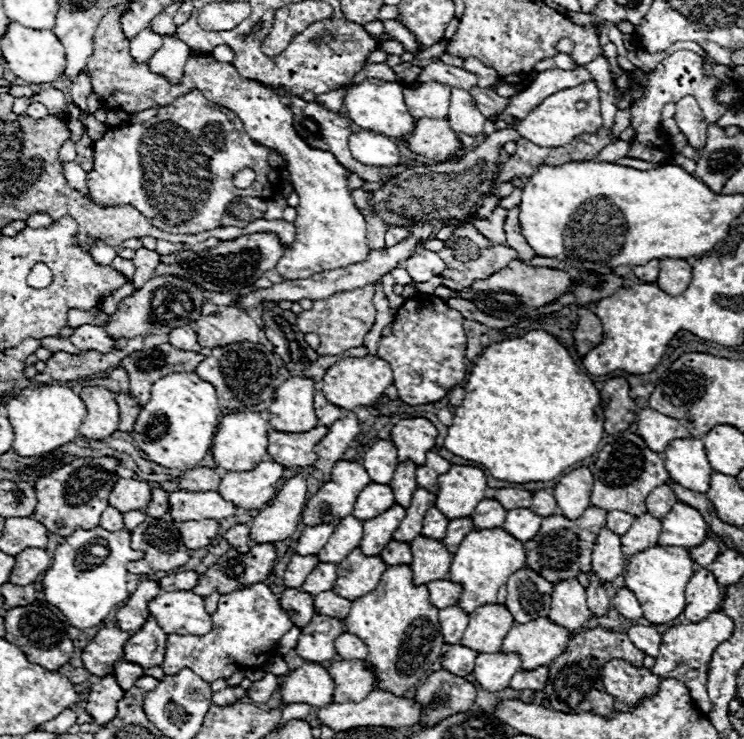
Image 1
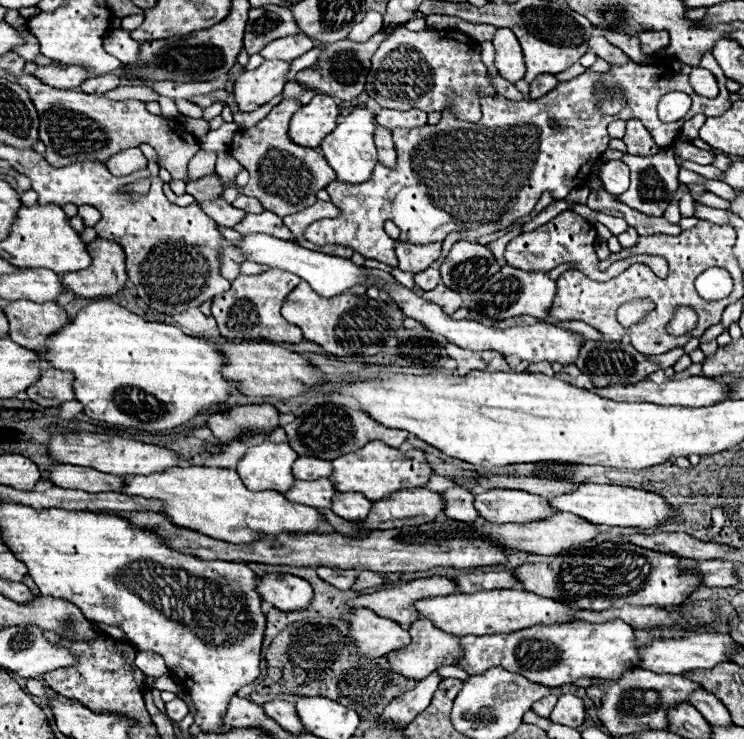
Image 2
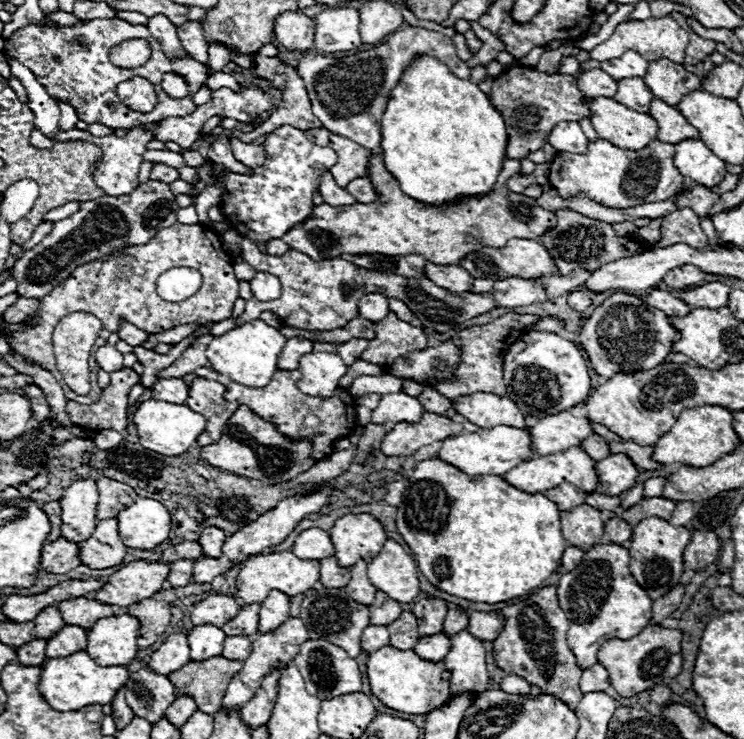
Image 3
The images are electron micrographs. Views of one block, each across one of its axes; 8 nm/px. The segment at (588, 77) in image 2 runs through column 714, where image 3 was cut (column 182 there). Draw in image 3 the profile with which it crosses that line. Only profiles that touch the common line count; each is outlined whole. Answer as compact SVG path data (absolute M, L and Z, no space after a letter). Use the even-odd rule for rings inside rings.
M104 18L104 20L90 20L90 22L82 22L78 26L62 26L62 28L48 28L48 26L24 26L18 28L4 44L4 54L20 60L24 66L28 66L32 70L32 74L36 74L36 80L44 86L44 90L62 102L68 102L76 114L78 120L86 122L86 124L104 124L112 130L120 130L120 128L134 128L140 124L148 124L148 122L158 122L170 116L184 116L190 114L196 106L192 104L192 94L204 84L206 80L206 66L192 60L192 58L184 58L184 60L174 60L170 62L162 50L160 44L150 36L148 28L138 24L132 26L124 20L118 18ZM132 38L144 38L150 44L150 60L142 66L142 70L126 70L126 68L116 68L110 64L108 60L108 52L112 50L112 46L124 42L124 40L132 40ZM166 72L174 72L178 76L182 76L188 84L188 96L186 98L170 98L160 82L162 76ZM134 76L146 78L148 82L154 84L156 96L158 96L158 104L154 106L152 112L136 112L130 110L116 94L116 86L124 80L130 80Z

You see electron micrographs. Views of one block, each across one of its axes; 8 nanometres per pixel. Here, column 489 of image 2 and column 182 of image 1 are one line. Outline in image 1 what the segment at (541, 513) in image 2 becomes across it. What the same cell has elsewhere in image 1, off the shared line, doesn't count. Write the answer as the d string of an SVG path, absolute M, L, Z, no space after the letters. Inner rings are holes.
M170 492L170 516L174 520L204 520L228 518L238 512L238 506L224 500L218 492Z

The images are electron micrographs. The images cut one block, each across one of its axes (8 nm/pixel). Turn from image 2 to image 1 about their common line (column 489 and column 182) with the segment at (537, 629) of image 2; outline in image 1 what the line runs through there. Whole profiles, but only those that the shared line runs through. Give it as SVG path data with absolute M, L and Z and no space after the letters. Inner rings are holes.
M264 582L222 594L216 612L212 614L212 624L214 628L206 636L186 638L182 634L168 634L168 650L162 670L166 674L178 674L182 668L190 668L206 682L214 682L218 678L226 680L238 672L238 668L264 666L270 654L274 654L280 638L294 626L288 614L282 610L280 600Z

